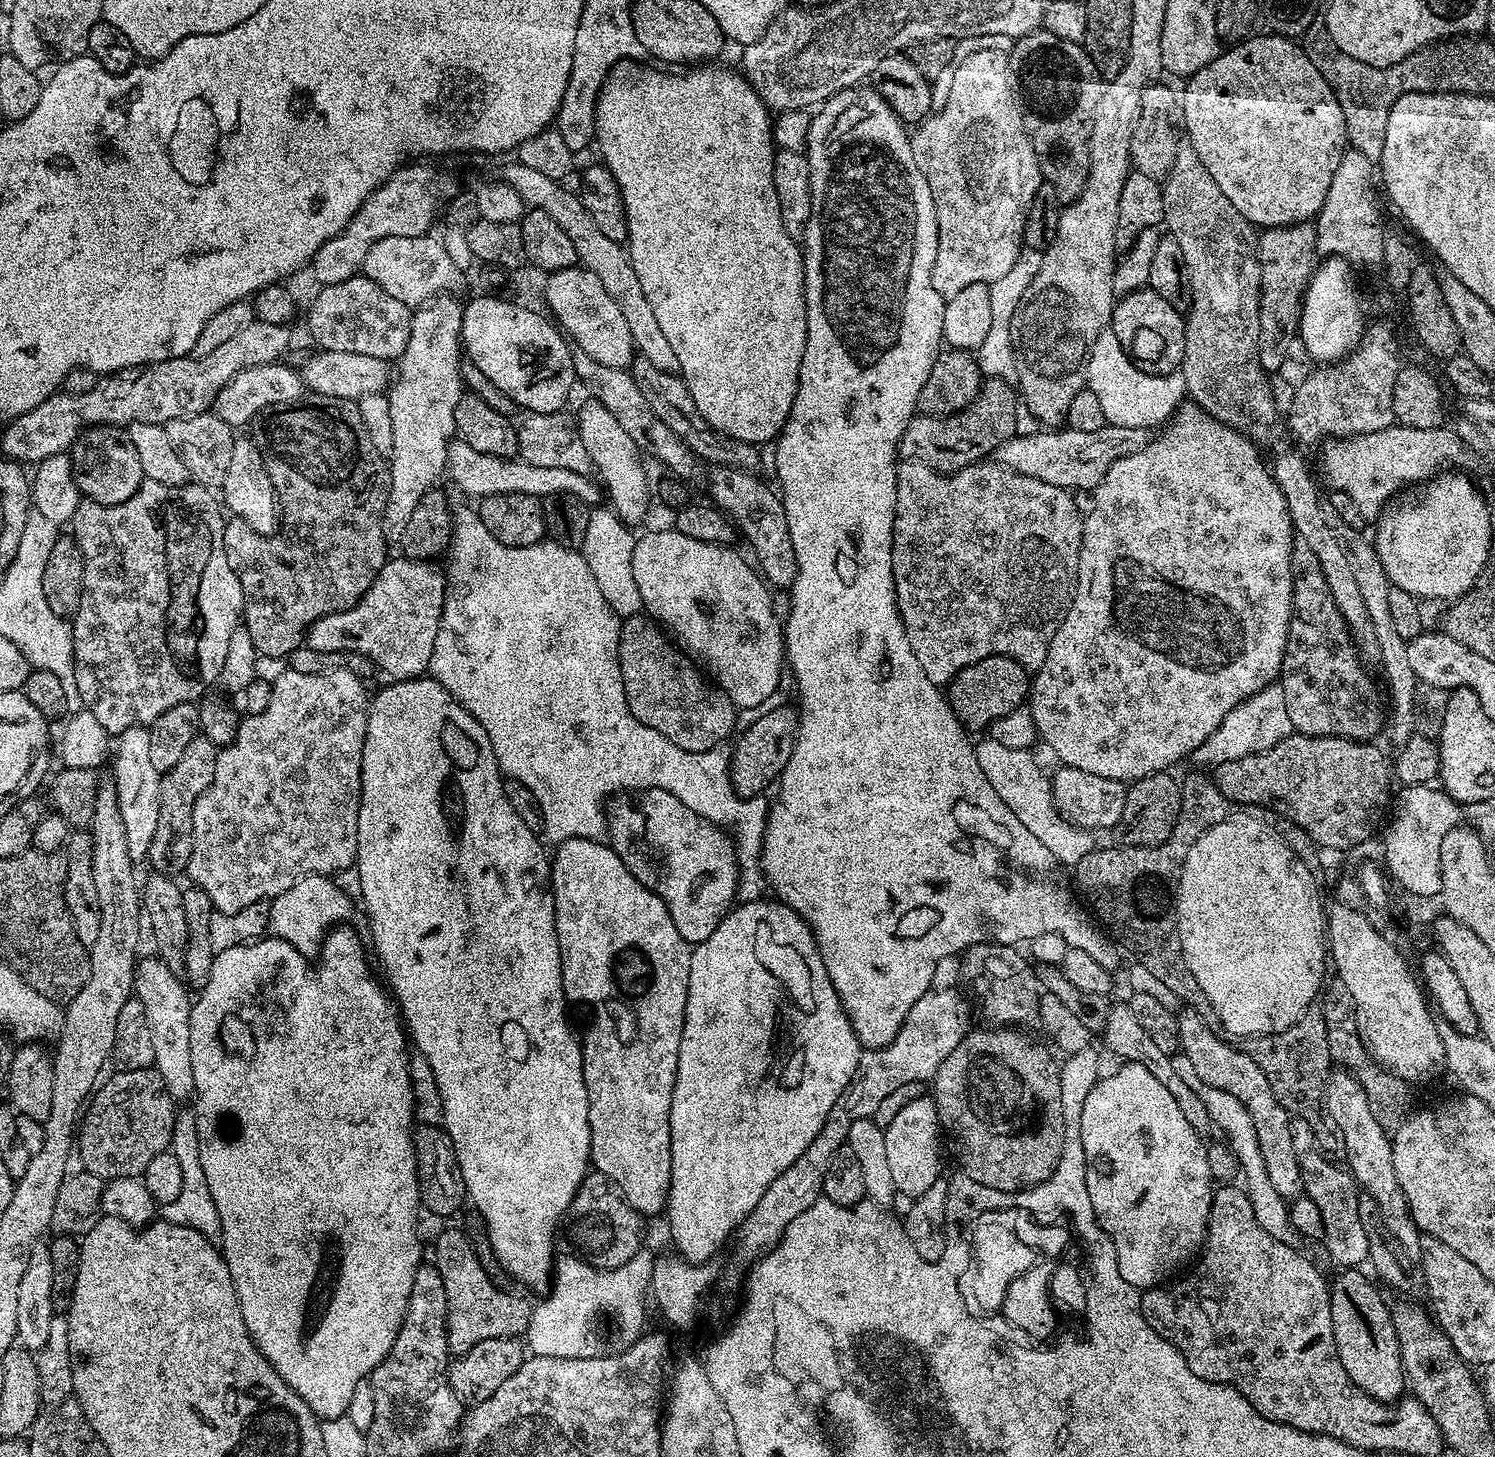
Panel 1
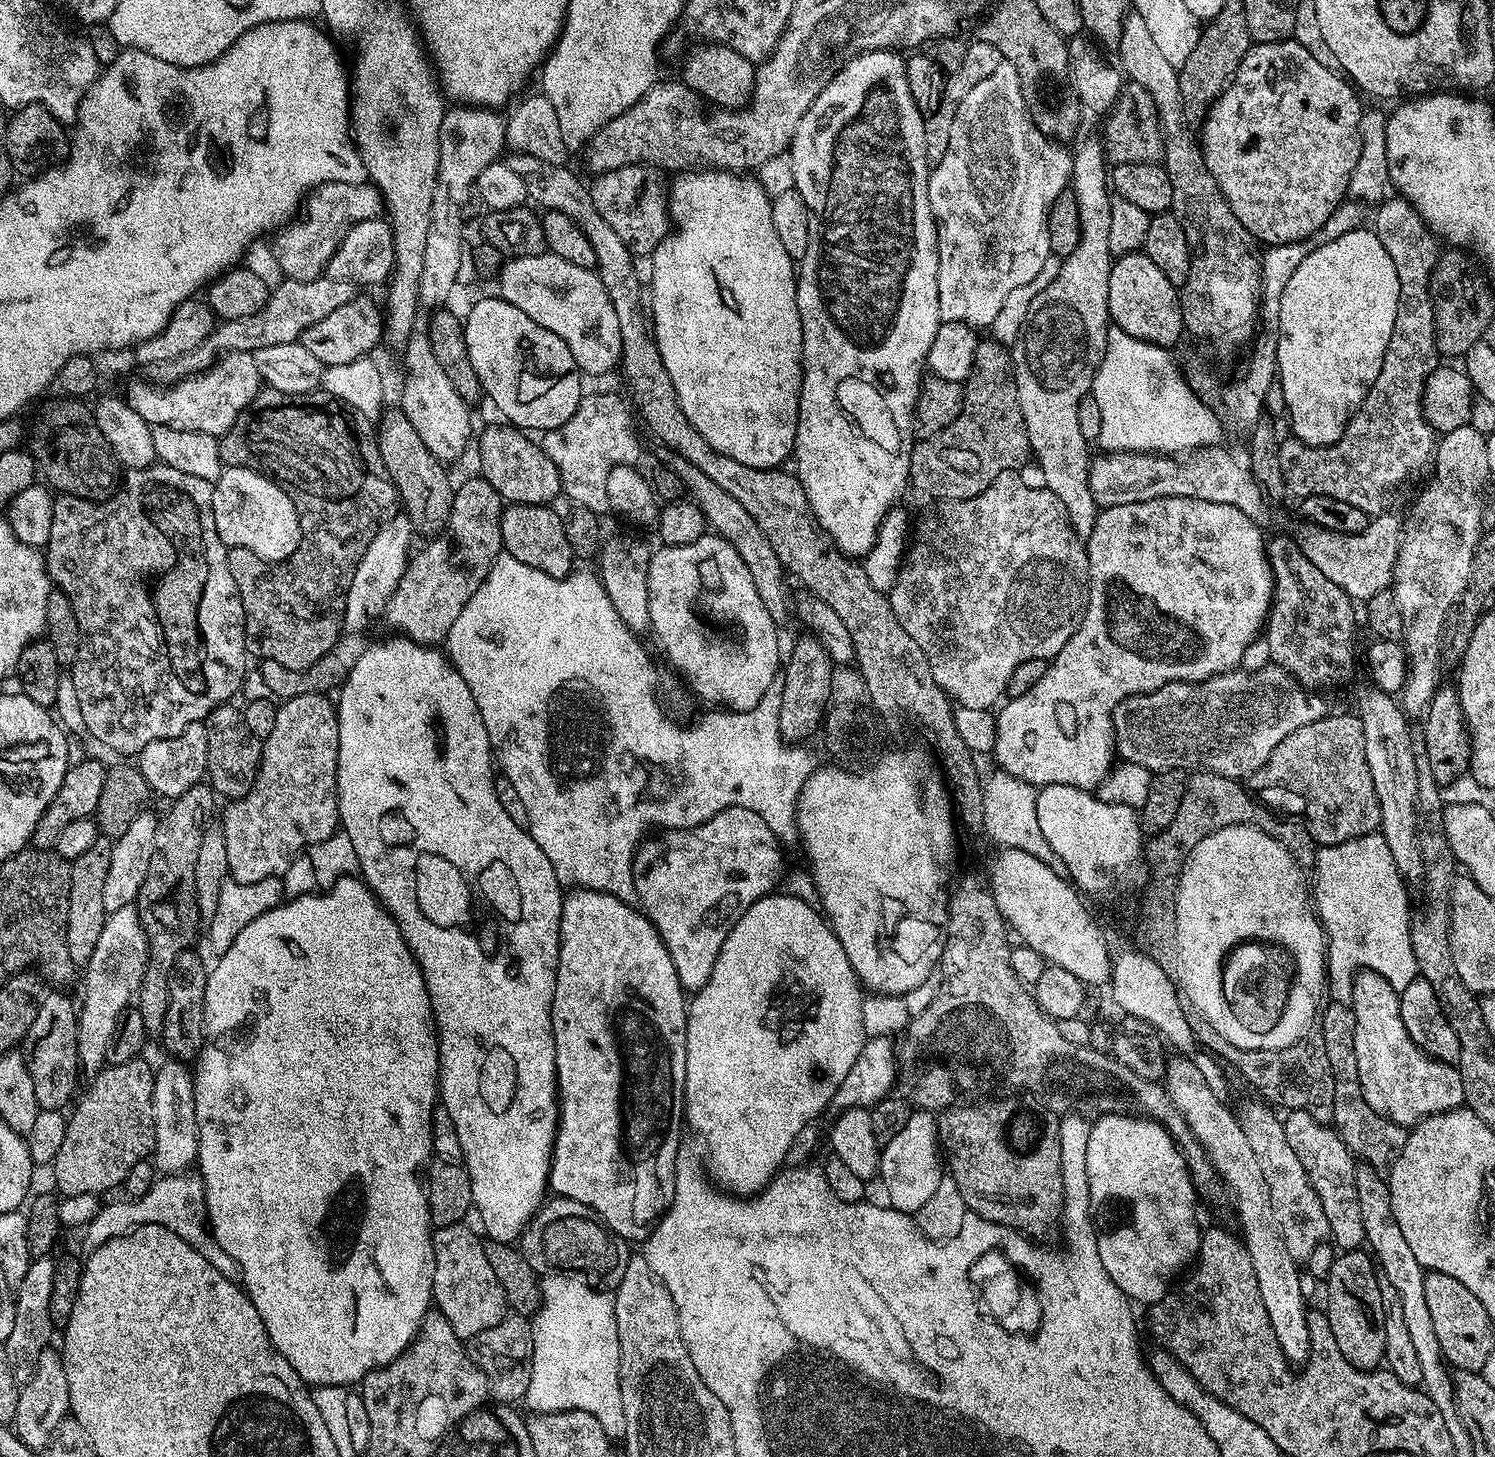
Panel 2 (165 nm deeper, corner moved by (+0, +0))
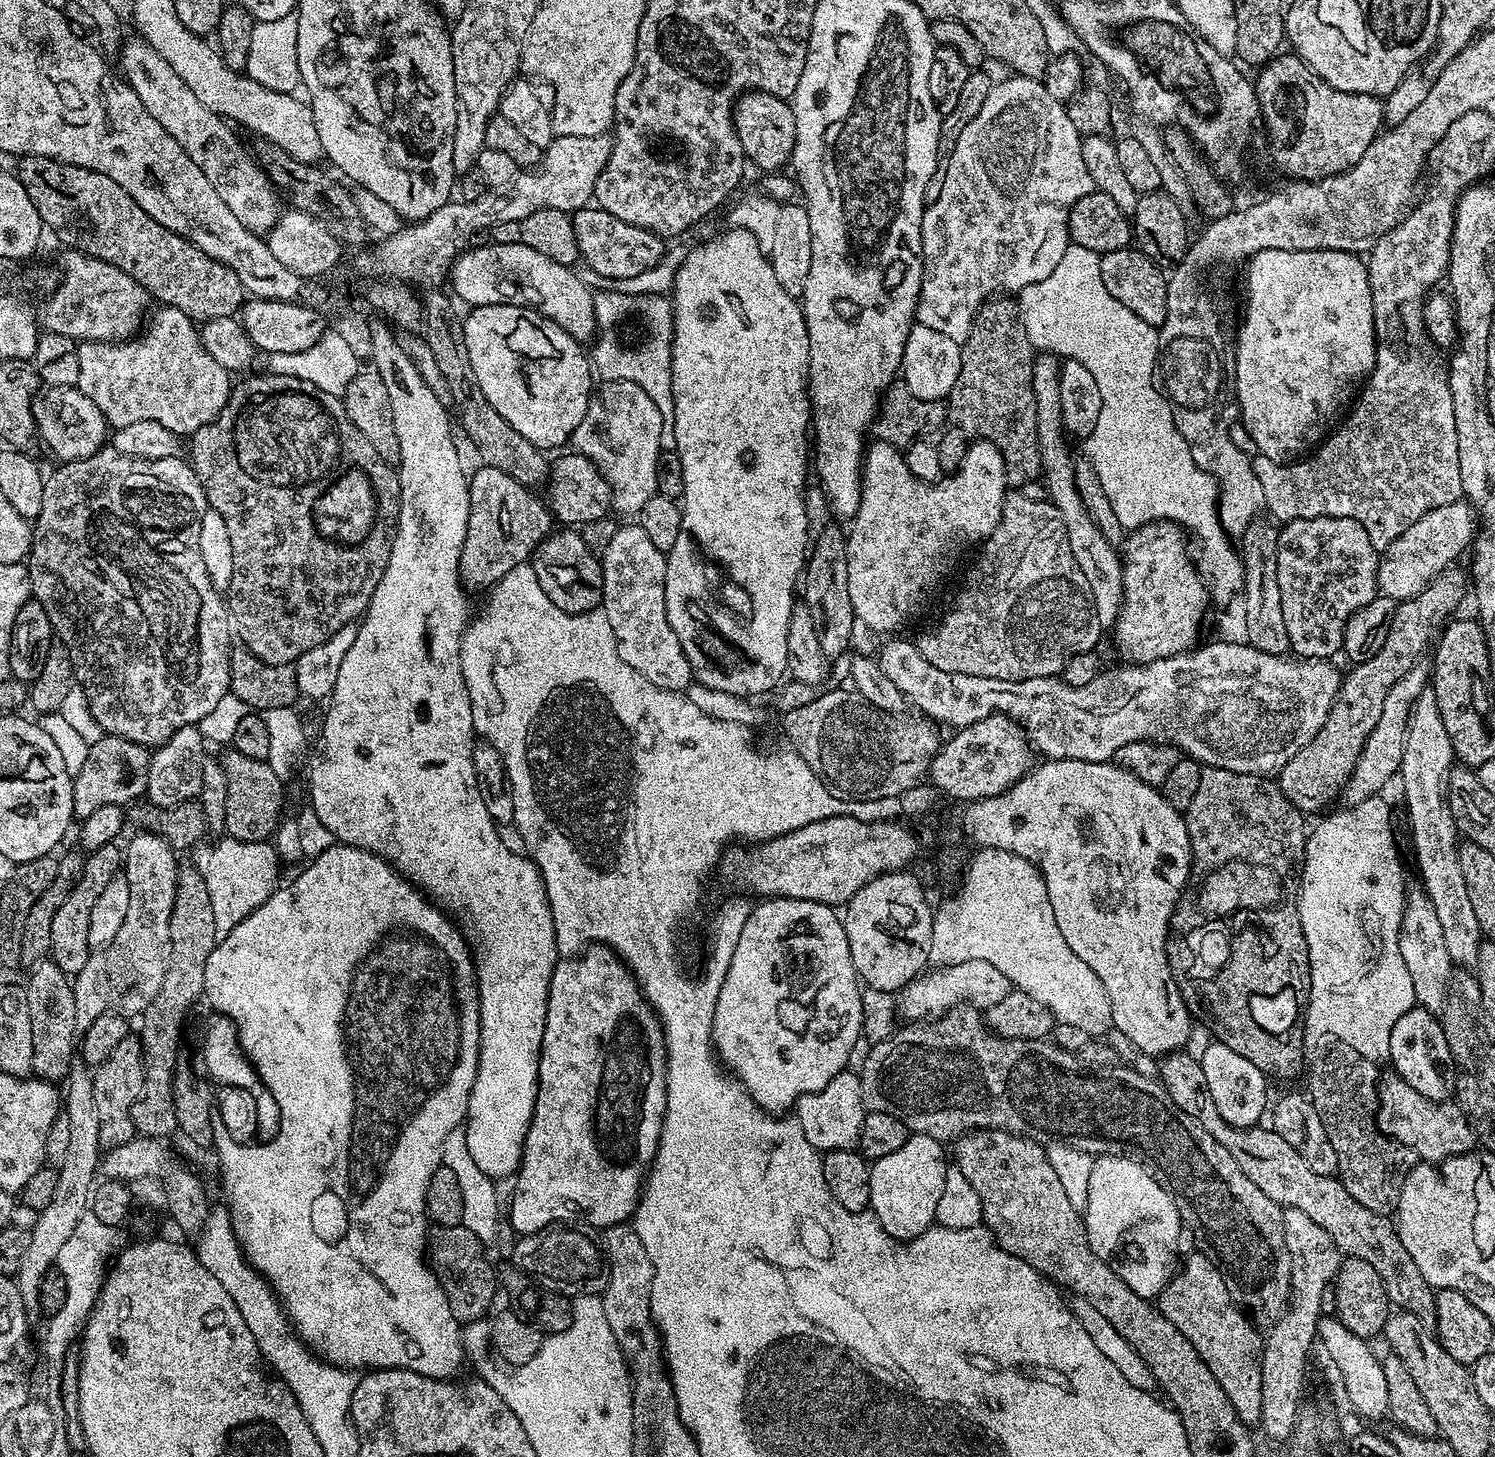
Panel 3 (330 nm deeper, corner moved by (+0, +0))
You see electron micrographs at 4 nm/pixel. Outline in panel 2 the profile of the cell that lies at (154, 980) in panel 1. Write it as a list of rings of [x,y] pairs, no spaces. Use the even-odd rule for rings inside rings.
[[[175,1058],[165,1059],[165,1064],[161,1068],[155,1069],[154,1075],[154,1142],[156,1145],[152,1148],[154,1164],[161,1173],[180,1174],[197,1163],[196,1155],[200,1149],[198,1142],[198,1122],[196,1121],[196,1111],[194,1110],[194,1094],[192,1085],[194,1083],[193,1073],[190,1071],[187,1063],[181,1062]]]

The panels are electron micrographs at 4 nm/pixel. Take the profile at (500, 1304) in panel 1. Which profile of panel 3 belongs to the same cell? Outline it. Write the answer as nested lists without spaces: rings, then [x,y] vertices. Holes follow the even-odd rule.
[[[461,1223],[449,1228],[433,1227],[426,1237],[426,1256],[430,1267],[440,1280],[446,1302],[450,1302],[450,1314],[454,1314],[461,1325],[485,1319],[496,1292],[498,1296],[498,1276],[488,1265],[484,1248],[480,1239],[470,1234],[470,1230],[466,1230]]]

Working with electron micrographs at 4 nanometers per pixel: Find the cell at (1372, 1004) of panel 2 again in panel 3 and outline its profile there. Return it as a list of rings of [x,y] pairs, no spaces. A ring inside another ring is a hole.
[[[1395,1074],[1387,1076],[1378,1084],[1380,1109],[1376,1111],[1376,1125],[1385,1136],[1391,1136],[1409,1153],[1416,1155],[1417,1152],[1420,1155],[1417,1157],[1424,1162],[1443,1162],[1477,1147],[1476,1136],[1459,1104],[1422,1098],[1422,1094],[1418,1094],[1402,1077]]]

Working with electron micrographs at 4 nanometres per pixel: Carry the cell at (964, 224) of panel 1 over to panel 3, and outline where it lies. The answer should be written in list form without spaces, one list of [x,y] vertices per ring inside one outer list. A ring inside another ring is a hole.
[[[1009,75],[1009,80],[993,83],[990,94],[986,94],[986,102],[982,102],[982,110],[970,118],[970,123],[958,134],[954,154],[950,154],[950,166],[946,170],[946,178],[942,182],[942,194],[934,198],[925,207],[922,218],[922,250],[924,257],[924,281],[920,287],[920,301],[916,304],[915,319],[922,326],[930,326],[930,330],[938,330],[938,334],[946,334],[955,344],[964,345],[972,332],[976,315],[982,305],[987,304],[997,294],[1020,294],[1031,283],[1042,282],[1053,271],[1058,262],[1062,262],[1062,254],[1066,254],[1069,246],[1068,215],[1073,204],[1093,192],[1090,170],[1086,170],[1086,162],[1082,162],[1082,137],[1070,122],[1065,105],[1056,100],[1046,86],[1034,76]]]

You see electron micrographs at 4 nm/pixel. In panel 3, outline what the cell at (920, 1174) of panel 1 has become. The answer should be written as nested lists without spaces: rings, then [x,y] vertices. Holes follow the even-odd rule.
[[[926,1134],[909,1135],[898,1150],[870,1164],[870,1211],[880,1220],[886,1234],[905,1242],[918,1238],[936,1224],[938,1202],[946,1182],[949,1161],[944,1161],[945,1145]]]

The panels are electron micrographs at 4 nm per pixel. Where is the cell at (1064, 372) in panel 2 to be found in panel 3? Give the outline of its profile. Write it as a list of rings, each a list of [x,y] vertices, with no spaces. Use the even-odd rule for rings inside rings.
[[[1052,354],[1037,355],[1034,362],[1034,398],[1038,414],[1038,442],[1042,458],[1042,480],[1048,483],[1047,499],[1058,510],[1062,522],[1066,526],[1066,534],[1070,542],[1070,550],[1074,554],[1074,562],[1078,562],[1078,570],[1090,582],[1090,598],[1094,598],[1094,610],[1098,614],[1101,629],[1108,630],[1120,617],[1120,609],[1124,606],[1124,570],[1117,549],[1100,533],[1100,527],[1090,518],[1084,508],[1080,491],[1076,485],[1076,465],[1074,455],[1068,449],[1064,423],[1062,422],[1062,394],[1058,390],[1061,361]]]

